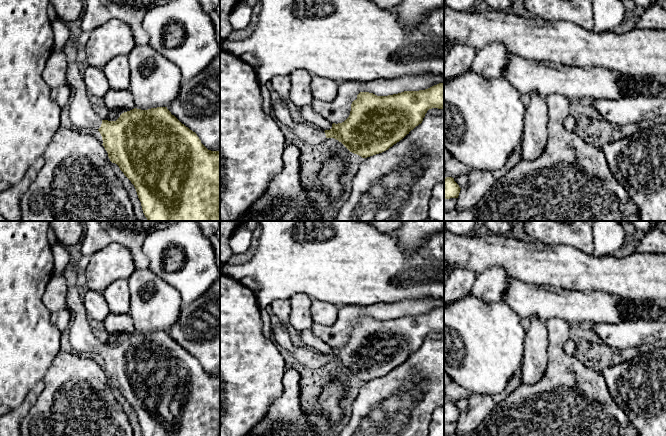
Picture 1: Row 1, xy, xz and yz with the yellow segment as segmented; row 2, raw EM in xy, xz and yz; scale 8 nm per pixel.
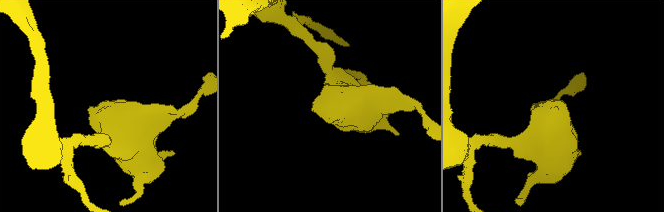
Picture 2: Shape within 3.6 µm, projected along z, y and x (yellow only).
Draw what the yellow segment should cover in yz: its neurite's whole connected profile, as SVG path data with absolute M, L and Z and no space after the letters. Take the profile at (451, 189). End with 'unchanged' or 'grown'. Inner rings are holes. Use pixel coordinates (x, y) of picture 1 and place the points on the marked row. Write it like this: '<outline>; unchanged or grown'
M452 177L444 178L444 199L458 198L461 188Z; unchanged

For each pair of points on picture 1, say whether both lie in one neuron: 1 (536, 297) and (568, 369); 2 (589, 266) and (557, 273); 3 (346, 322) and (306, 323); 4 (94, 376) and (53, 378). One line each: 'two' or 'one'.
1: two
2: one
3: two
4: one

